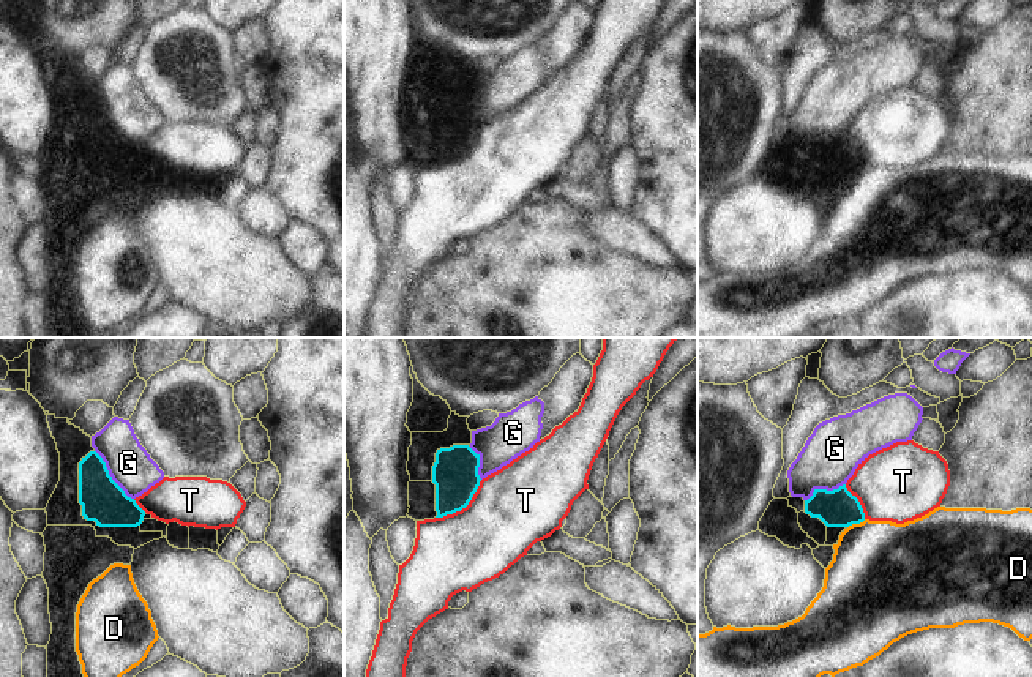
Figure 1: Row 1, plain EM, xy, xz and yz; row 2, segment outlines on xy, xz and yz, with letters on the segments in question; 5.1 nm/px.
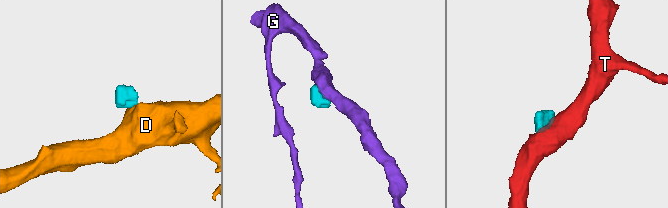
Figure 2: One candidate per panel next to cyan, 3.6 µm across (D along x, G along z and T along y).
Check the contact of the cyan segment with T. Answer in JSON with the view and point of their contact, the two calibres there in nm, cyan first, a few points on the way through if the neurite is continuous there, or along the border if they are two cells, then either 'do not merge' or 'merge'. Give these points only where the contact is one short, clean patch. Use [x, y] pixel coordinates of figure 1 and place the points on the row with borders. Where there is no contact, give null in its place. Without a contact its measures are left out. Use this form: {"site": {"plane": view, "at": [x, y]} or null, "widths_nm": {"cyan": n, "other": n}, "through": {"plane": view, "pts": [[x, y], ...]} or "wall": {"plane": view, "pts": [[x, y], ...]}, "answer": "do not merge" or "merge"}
{"site": {"plane": "xz", "at": [463, 507]}, "widths_nm": {"cyan": 240, "other": 400}, "answer": "merge"}

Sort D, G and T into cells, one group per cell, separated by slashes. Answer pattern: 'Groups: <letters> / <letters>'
Groups: D / G / T

